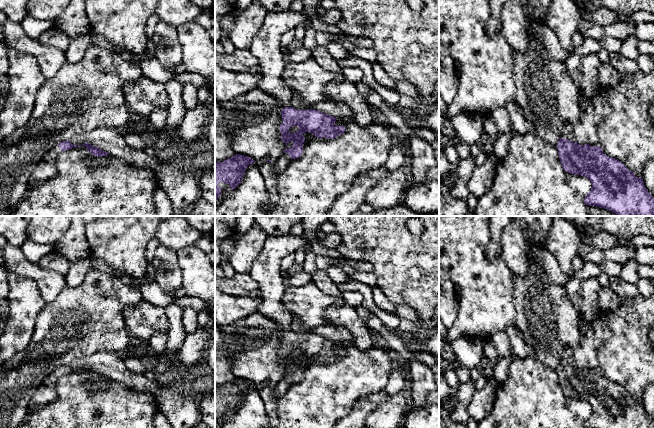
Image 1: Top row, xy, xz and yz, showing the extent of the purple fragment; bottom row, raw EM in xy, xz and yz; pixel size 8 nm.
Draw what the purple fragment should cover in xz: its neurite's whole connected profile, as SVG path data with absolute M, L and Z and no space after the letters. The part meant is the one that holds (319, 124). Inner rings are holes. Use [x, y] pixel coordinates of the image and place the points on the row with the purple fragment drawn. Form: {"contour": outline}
{"contour": "M290 9L286 11L267 11L265 19L249 47L249 51L258 60L258 65L262 69L262 77L258 82L257 88L278 99L280 106L283 108L281 111L283 122L280 125L281 140L285 145L290 141L293 142L293 146L288 149L285 148L283 153L288 153L291 159L298 158L302 155L303 143L305 142L303 134L305 132L310 132L317 138L325 137L327 139L334 139L345 132L344 125L334 125L336 118L333 116L315 109L295 109L291 105L292 92L284 85L282 74L287 63L287 57L285 50L283 50L280 45L281 37L306 20L309 20L309 17L304 11L296 12Z"}

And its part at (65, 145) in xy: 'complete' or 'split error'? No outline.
split error

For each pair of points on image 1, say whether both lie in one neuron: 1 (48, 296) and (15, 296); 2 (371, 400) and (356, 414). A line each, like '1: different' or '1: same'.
1: different
2: same

